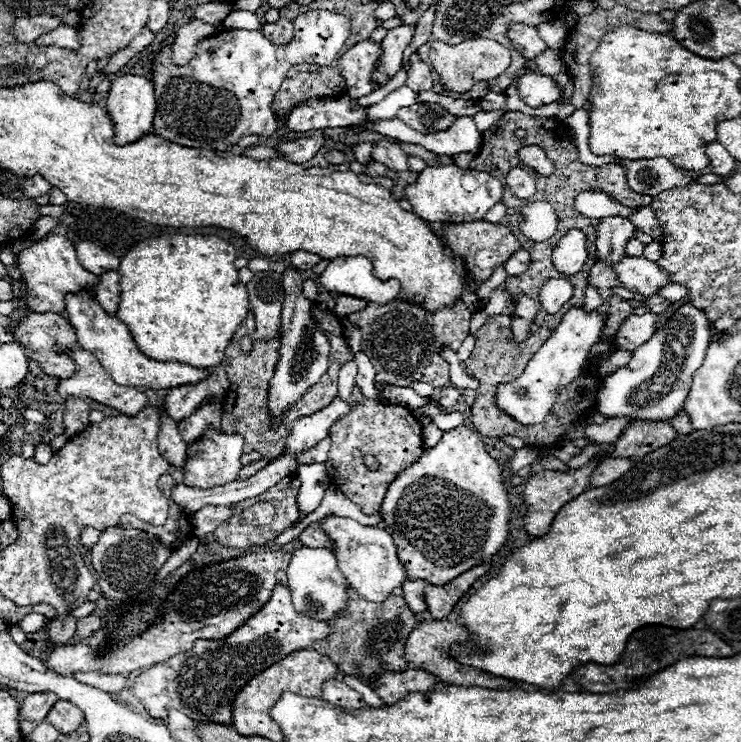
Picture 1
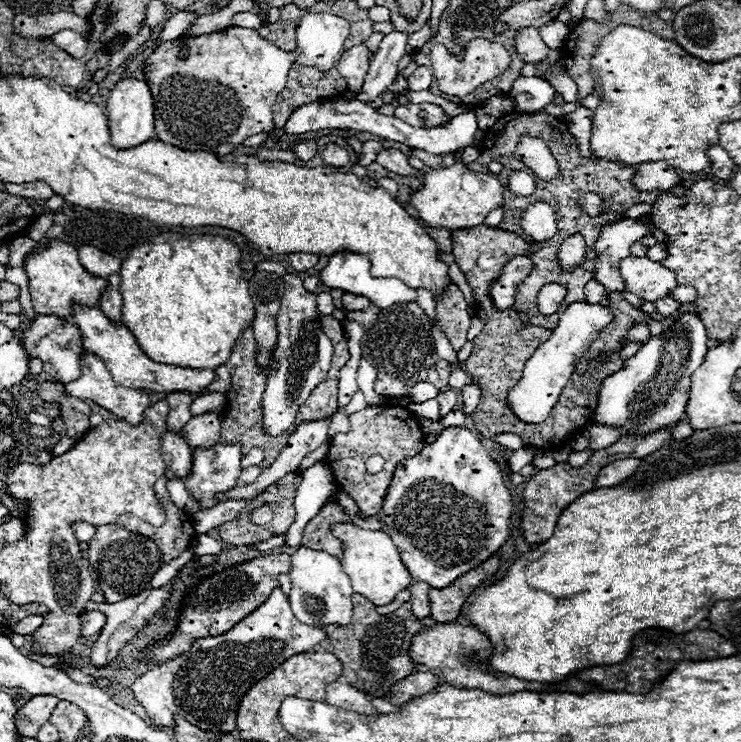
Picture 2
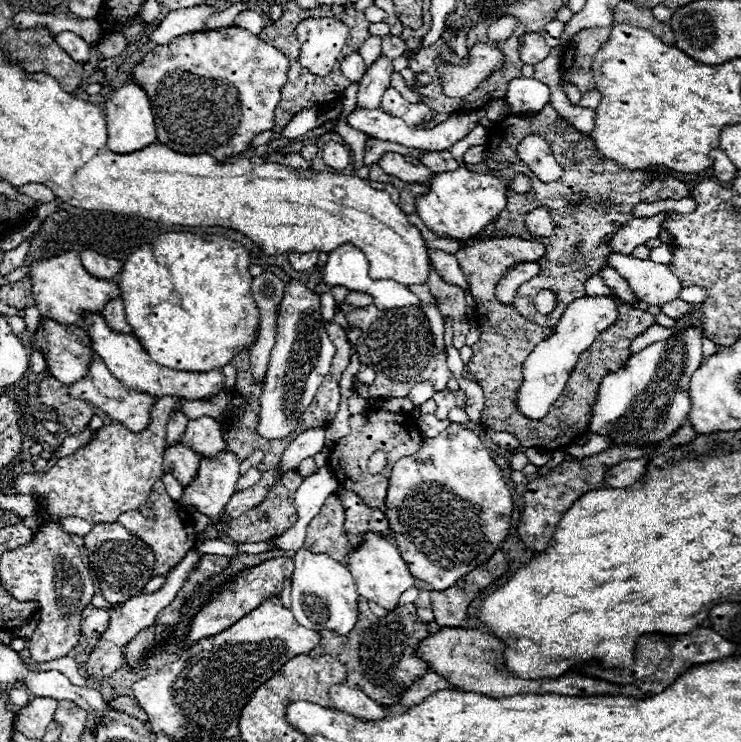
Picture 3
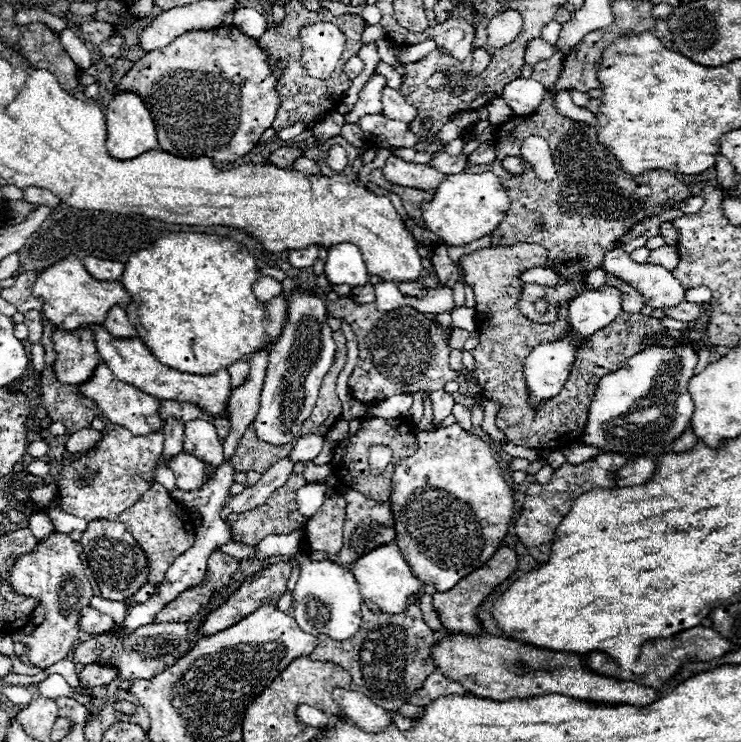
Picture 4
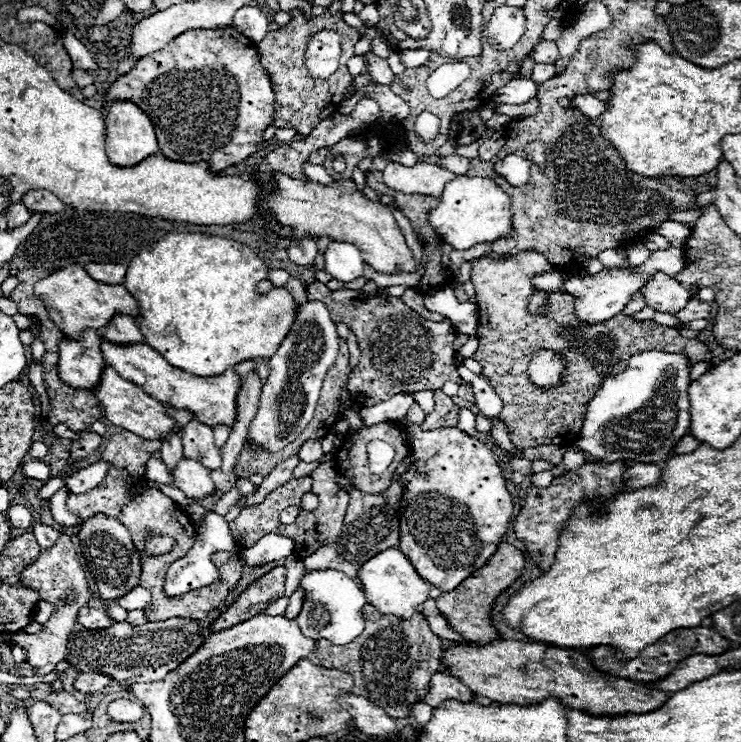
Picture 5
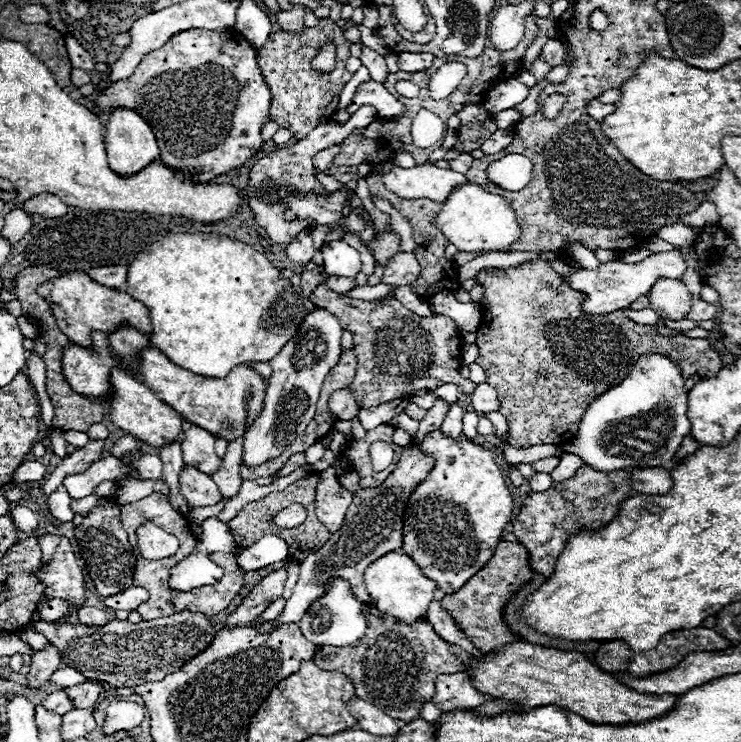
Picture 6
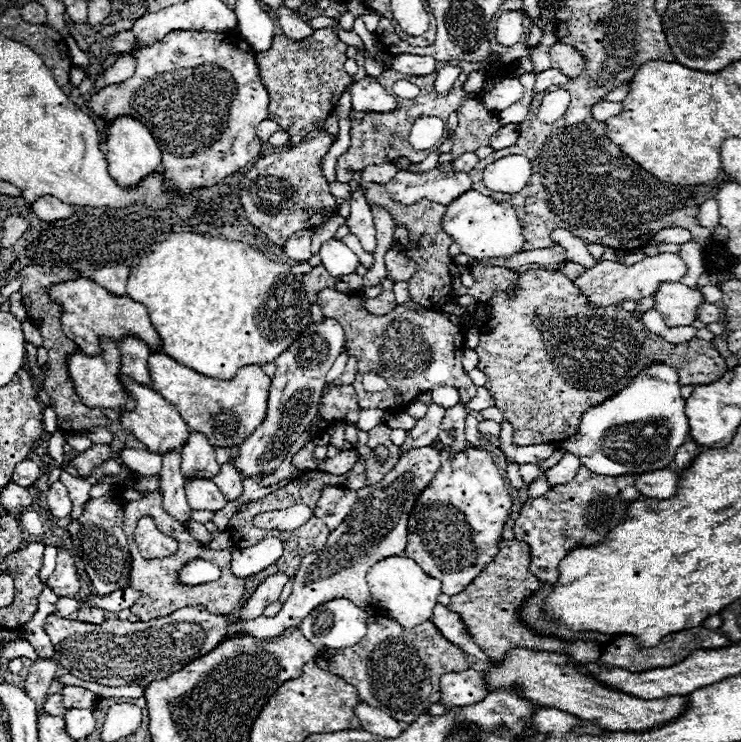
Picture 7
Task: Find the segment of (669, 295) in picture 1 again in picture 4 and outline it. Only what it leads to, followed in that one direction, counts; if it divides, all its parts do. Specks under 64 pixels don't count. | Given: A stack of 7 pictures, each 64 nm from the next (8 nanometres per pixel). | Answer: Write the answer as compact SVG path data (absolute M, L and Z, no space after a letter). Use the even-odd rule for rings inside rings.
M696 286L684 292L684 300L686 302L696 302L696 304L706 304L712 300L712 292L706 290L704 286Z

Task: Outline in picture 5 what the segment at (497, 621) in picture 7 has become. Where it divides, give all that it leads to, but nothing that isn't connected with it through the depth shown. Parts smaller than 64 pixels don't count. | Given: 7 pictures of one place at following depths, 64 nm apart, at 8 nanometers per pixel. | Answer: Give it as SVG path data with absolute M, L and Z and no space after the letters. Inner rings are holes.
M502 542L498 546L498 552L488 560L486 566L482 566L478 572L474 572L474 576L468 576L458 588L454 588L454 592L444 592L442 596L436 598L438 610L446 616L446 622L450 626L454 626L454 630L458 634L462 634L466 640L476 642L476 644L488 644L492 640L498 640L500 636L496 634L496 628L490 620L490 610L492 610L492 602L496 600L496 596L506 590L524 570L524 556L522 552L508 544Z

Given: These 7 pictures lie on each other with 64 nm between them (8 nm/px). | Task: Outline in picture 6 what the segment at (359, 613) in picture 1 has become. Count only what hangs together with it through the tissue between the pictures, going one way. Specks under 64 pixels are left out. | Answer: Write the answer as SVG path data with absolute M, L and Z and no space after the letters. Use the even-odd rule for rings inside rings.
M374 608L364 612L368 620L368 630L362 640L352 646L320 646L312 662L322 670L338 670L350 676L356 696L378 704L388 716L396 720L412 722L418 718L418 708L428 702L434 694L434 678L438 674L462 672L464 664L456 654L450 652L448 642L444 642L428 620L416 620L416 624L402 624L394 616L386 616Z

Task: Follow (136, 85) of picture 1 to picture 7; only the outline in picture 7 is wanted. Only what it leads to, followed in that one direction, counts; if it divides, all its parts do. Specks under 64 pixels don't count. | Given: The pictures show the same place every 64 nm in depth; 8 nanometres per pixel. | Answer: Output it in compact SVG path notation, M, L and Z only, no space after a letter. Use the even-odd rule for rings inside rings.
M118 116L114 122L110 122L104 148L106 148L108 172L122 188L136 186L150 172L162 170L162 152L156 144L154 136L150 134L150 130L144 124L140 124L132 116Z

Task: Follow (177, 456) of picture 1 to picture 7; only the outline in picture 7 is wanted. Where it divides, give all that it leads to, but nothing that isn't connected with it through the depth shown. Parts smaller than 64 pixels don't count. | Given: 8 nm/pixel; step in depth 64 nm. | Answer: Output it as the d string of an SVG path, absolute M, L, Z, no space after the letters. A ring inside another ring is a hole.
M186 478L184 490L188 496L188 504L192 510L220 510L228 502L224 494L212 480L206 478Z

